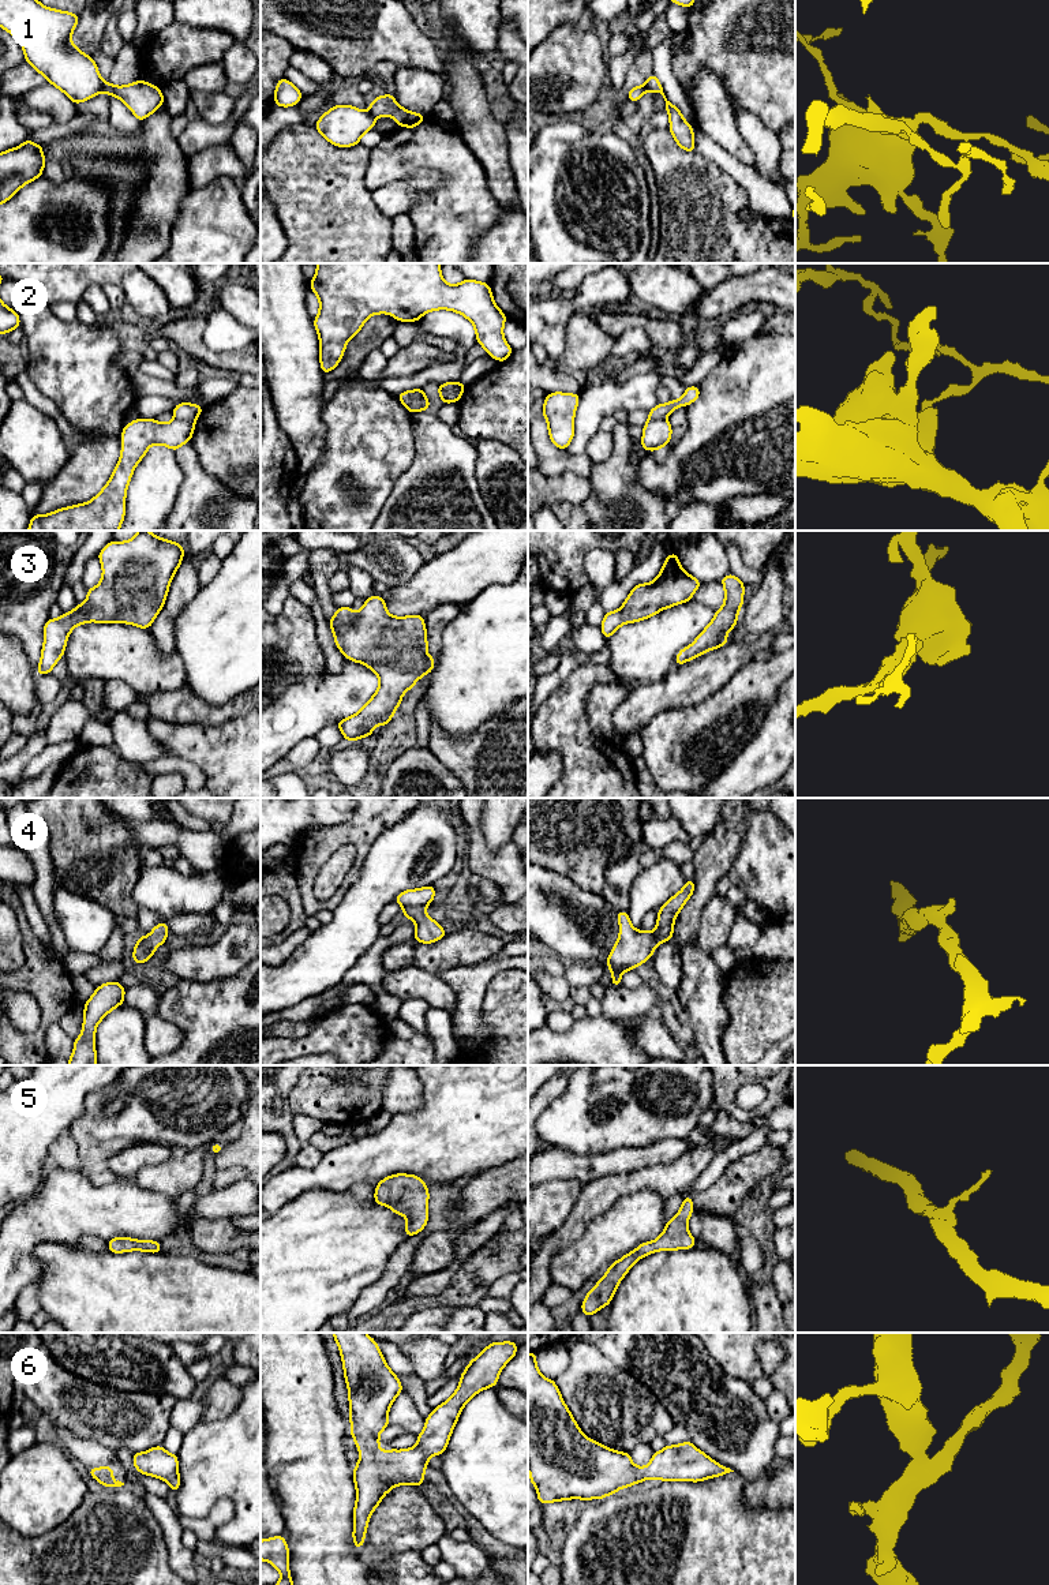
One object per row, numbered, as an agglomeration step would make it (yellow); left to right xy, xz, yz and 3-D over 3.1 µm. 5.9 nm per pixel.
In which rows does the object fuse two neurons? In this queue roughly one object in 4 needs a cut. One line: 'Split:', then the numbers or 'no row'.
Split: 1, 2

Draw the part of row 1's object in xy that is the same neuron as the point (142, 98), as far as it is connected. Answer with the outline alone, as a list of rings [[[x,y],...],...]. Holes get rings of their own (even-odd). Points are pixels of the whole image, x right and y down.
[[[142,79],[125,86],[106,82],[104,93],[121,100],[141,123],[164,105],[161,89]]]

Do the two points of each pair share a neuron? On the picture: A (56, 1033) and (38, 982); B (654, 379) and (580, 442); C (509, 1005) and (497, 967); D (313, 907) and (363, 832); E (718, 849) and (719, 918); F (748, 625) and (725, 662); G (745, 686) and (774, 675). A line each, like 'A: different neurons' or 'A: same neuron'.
A: different neurons
B: same neuron
C: different neurons
D: same neuron
E: same neuron
F: different neurons
G: same neuron

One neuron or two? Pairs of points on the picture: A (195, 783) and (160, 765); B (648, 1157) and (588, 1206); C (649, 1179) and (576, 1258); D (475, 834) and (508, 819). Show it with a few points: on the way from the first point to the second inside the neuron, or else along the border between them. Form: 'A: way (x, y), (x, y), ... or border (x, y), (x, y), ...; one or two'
A: way (188, 774), (180, 765), (169, 765); one
B: border (660, 1165), (648, 1165), (598, 1179); two
C: border (665, 1199), (639, 1190), (610, 1206); two
D: border (480, 812), (484, 840), (494, 849), (509, 843); two

